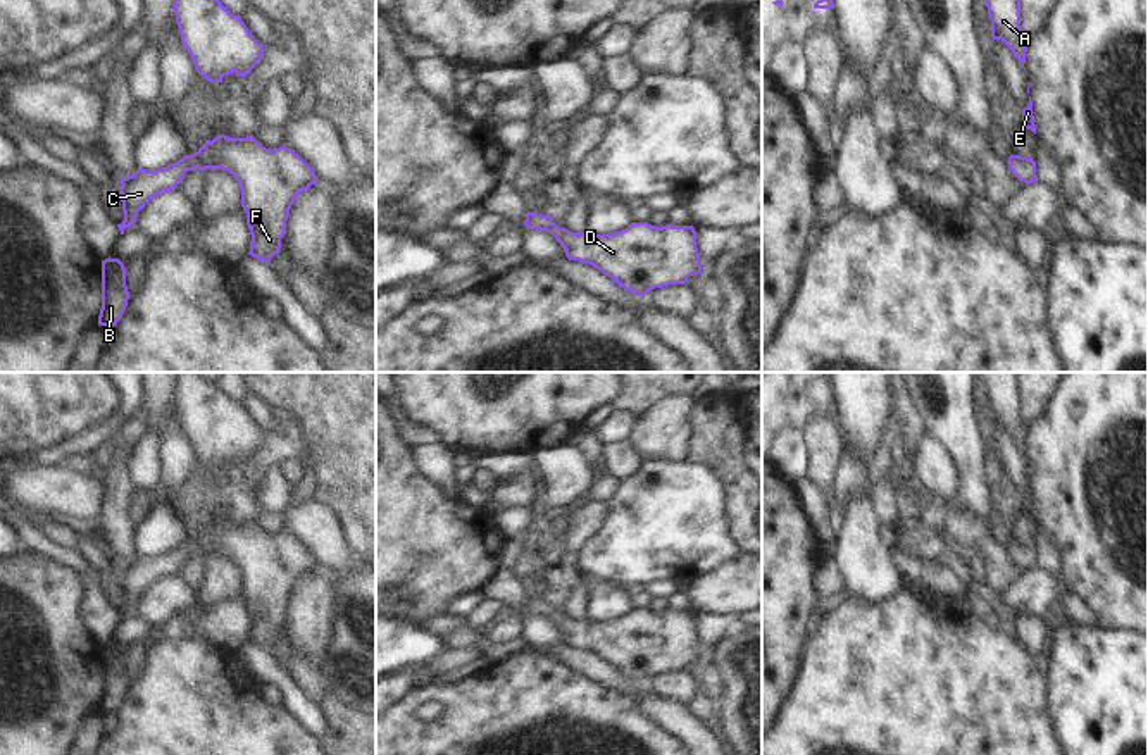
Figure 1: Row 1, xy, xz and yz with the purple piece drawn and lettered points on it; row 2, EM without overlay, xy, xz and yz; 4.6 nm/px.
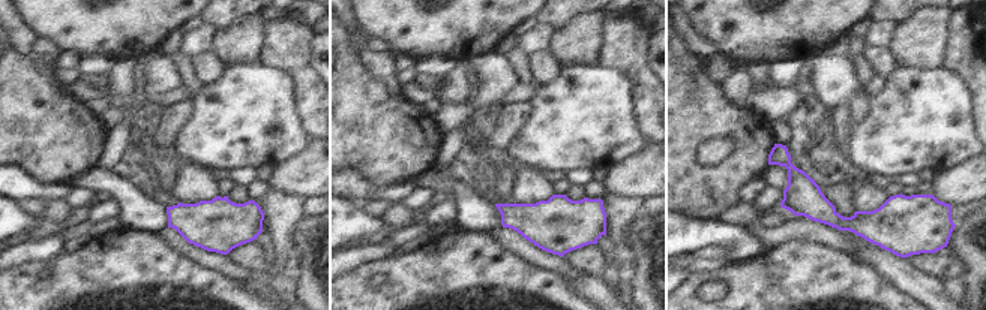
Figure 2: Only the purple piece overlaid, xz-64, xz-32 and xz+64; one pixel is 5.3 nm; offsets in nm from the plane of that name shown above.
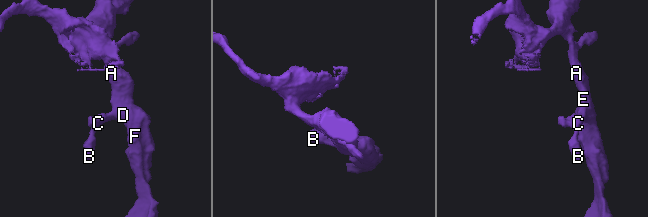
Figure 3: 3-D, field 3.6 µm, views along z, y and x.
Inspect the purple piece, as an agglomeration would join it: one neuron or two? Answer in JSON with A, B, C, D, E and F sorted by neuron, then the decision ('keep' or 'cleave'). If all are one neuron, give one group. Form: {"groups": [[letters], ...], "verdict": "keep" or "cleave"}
{"groups": [["A", "B", "C", "D", "E", "F"]], "verdict": "keep"}

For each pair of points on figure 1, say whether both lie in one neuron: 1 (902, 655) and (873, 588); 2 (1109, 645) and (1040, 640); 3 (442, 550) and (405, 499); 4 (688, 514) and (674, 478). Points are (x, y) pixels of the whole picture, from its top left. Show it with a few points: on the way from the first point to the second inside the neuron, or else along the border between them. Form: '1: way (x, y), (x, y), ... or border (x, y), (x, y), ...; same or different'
1: border (904, 586), (876, 602), (848, 599); different
2: border (1054, 630), (1047, 652); different
3: way (430, 538), (405, 511); same
4: way (680, 505), (674, 500), (674, 486); same

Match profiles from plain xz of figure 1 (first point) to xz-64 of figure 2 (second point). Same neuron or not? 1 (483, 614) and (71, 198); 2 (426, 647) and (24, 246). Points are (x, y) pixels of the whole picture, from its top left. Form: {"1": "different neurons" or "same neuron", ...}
{"1": "same neuron", "2": "different neurons"}

